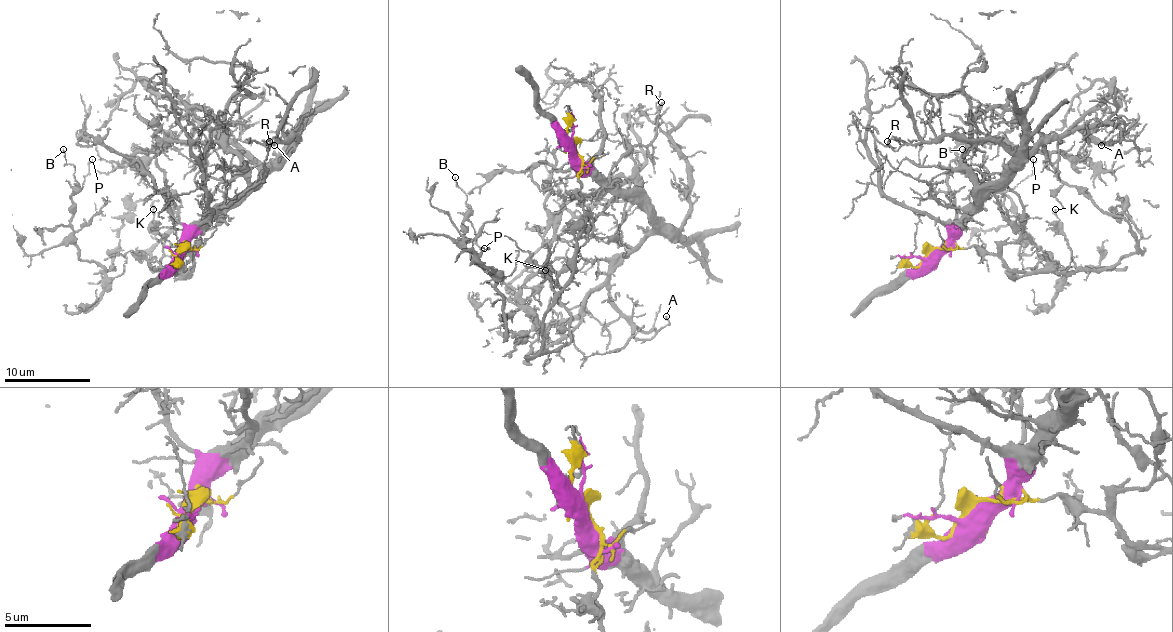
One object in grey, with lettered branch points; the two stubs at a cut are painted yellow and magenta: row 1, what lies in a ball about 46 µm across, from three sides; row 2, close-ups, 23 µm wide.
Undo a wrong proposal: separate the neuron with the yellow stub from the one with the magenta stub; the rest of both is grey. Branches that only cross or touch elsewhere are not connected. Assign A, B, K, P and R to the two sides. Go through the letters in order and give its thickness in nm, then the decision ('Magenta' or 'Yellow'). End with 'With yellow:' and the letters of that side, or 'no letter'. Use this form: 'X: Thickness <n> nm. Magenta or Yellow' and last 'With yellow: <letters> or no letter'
A: Thickness 130 nm. Magenta
B: Thickness 100 nm. Yellow
K: Thickness 140 nm. Yellow
P: Thickness 130 nm. Yellow
R: Thickness 150 nm. Magenta
With yellow: B, K, P

